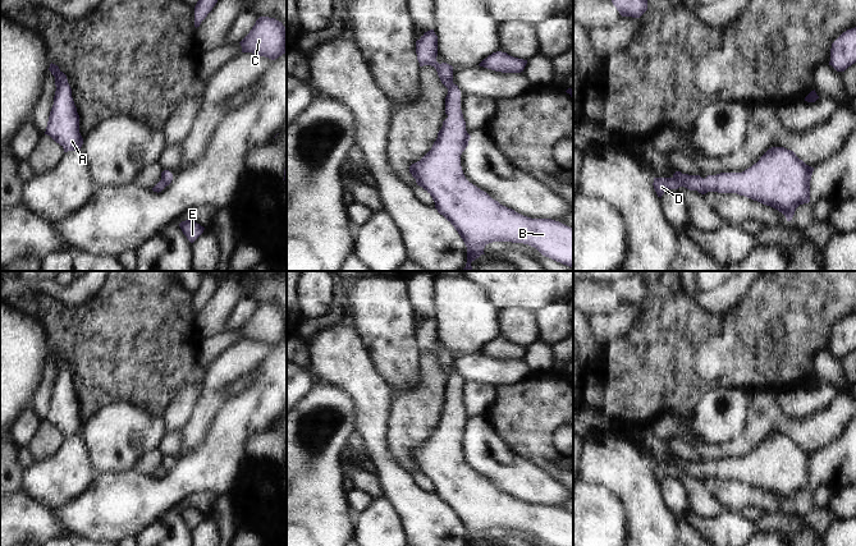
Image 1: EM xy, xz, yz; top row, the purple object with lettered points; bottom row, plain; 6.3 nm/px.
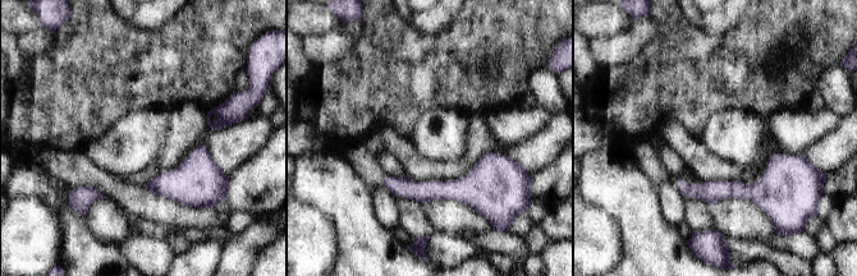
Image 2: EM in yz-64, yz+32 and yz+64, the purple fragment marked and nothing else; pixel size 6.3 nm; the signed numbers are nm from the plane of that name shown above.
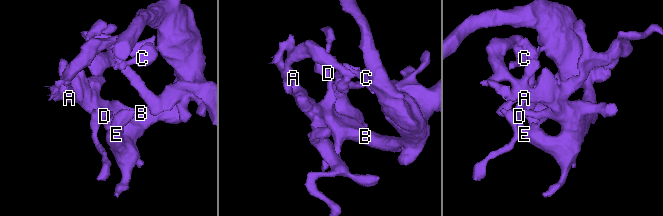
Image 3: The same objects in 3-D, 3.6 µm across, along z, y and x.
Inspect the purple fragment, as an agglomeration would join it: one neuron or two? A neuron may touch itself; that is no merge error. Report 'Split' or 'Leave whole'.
Split

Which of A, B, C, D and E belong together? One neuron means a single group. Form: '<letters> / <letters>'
A B C E / D

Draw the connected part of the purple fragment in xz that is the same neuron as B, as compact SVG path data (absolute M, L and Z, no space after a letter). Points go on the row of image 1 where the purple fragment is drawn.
M457 84L448 88L445 97L445 114L448 118L438 133L431 150L417 162L409 166L409 173L416 179L417 185L422 187L434 199L435 208L443 215L458 231L467 247L467 263L462 271L473 271L471 262L484 253L486 244L493 242L523 243L536 248L543 256L557 262L573 267L573 229L551 219L531 219L500 205L486 192L470 183L461 166L461 155L468 146L471 136L466 130L466 121L461 110L461 91Z

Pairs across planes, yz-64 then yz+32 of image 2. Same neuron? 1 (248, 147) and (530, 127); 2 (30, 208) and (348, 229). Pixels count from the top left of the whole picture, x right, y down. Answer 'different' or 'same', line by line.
1: different
2: different

